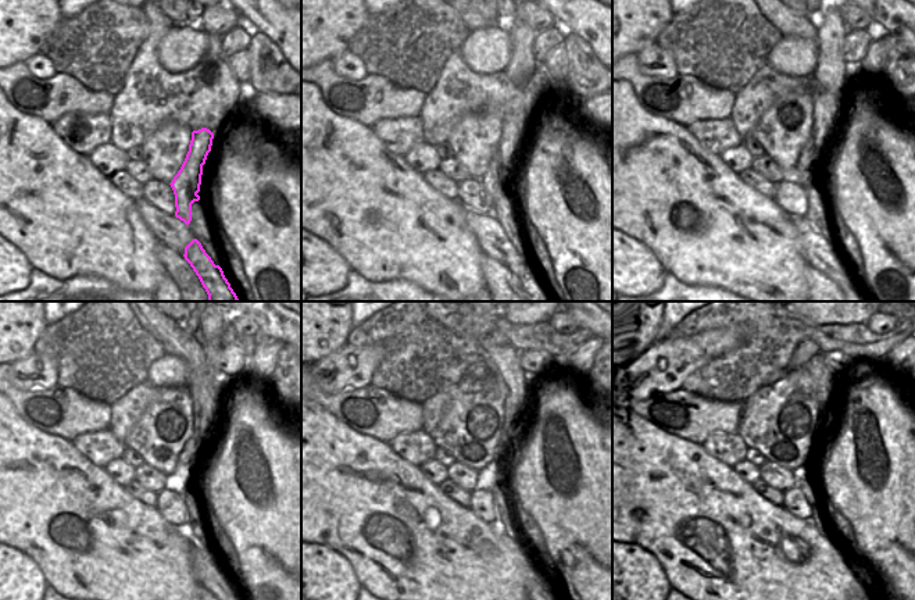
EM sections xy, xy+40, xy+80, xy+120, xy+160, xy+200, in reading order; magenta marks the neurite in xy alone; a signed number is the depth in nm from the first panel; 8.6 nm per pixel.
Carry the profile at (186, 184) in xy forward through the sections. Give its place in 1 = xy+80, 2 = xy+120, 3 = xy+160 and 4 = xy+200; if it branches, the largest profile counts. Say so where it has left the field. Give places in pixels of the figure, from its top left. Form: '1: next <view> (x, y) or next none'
1: next xy+80 (826, 103)
2: next xy+120 (175, 339)
3: next xy+160 (503, 361)
4: next xy+200 (824, 378)

